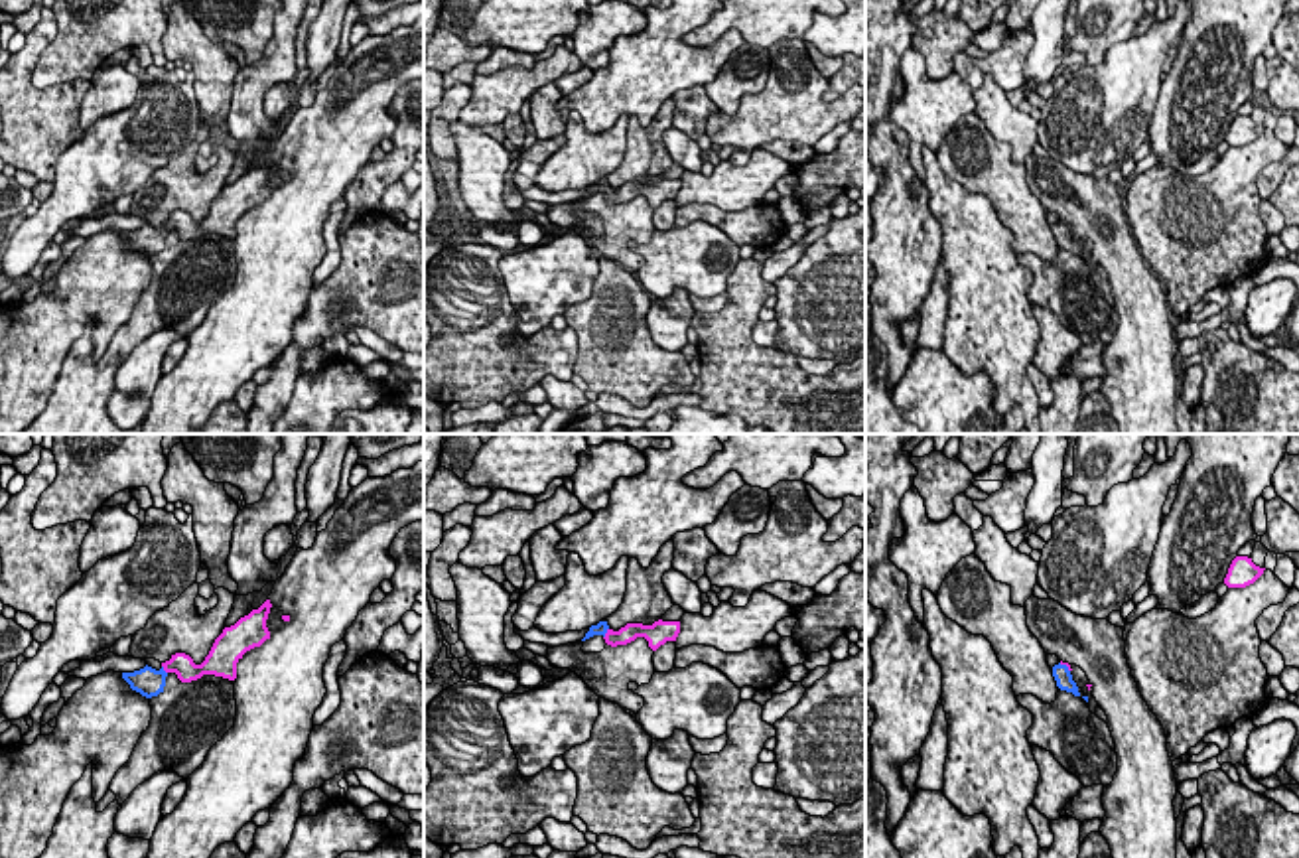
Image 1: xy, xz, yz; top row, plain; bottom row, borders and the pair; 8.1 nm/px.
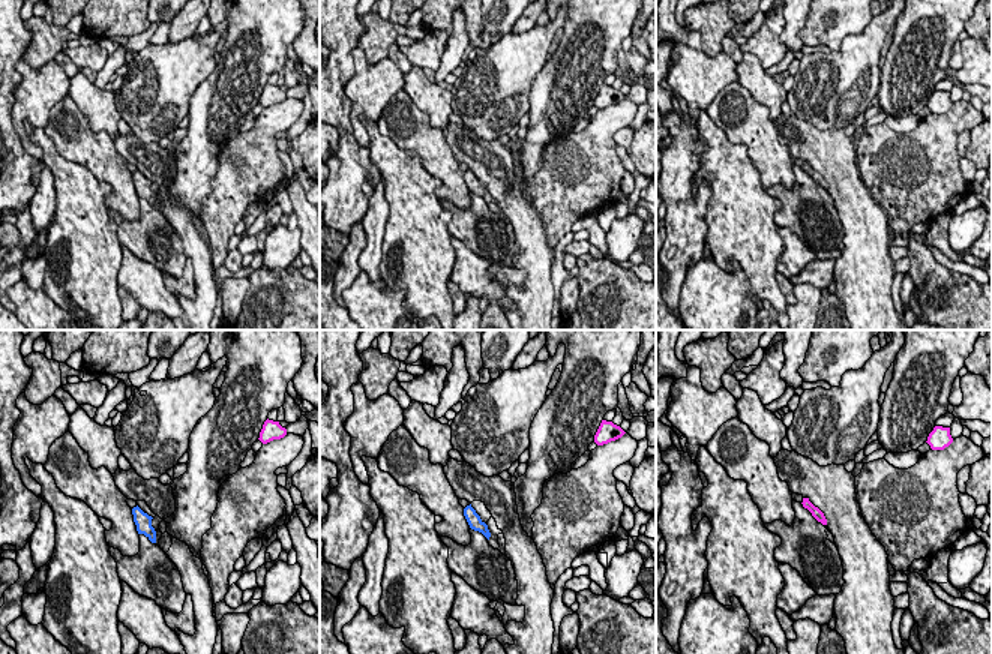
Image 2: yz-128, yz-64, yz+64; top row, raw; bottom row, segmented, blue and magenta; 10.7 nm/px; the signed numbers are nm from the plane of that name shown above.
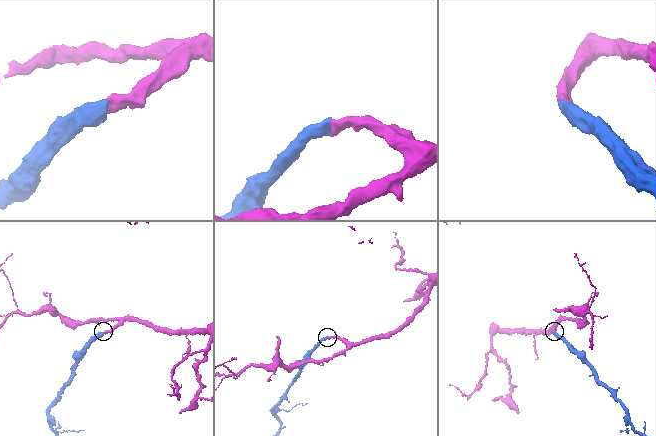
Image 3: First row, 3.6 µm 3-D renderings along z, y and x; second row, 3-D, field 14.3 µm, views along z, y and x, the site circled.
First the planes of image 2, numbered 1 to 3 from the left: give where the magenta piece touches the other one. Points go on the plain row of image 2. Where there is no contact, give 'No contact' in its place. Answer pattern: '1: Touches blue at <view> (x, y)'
1: No contact
2: No contact
3: No contact

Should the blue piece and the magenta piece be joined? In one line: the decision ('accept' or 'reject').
accept

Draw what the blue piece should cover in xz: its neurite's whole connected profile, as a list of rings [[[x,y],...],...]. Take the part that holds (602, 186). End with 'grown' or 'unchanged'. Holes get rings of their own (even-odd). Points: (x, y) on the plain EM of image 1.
[[[599,179],[597,183],[591,183],[589,189],[585,191],[585,197],[593,193],[601,193],[607,203],[617,205],[617,203],[627,203],[635,199],[637,195],[645,195],[649,199],[649,205],[656,209],[660,203],[666,199],[676,199],[680,191],[680,179],[654,179],[652,183],[643,183],[643,181],[627,181],[619,189],[613,189],[607,179]]]; grown

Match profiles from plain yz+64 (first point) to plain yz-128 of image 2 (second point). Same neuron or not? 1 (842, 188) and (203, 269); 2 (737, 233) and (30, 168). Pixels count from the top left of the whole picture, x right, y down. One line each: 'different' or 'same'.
1: same
2: different

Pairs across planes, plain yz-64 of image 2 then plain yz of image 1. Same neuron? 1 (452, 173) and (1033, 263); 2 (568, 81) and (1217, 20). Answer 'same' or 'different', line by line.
1: different
2: same

